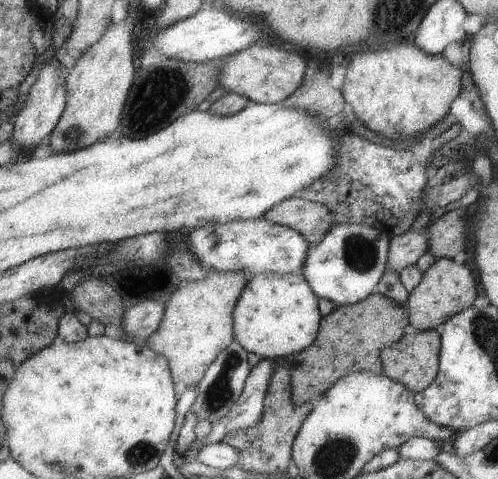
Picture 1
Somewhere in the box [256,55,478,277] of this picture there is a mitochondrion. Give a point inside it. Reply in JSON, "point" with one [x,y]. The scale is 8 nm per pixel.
{"point":[360,254]}

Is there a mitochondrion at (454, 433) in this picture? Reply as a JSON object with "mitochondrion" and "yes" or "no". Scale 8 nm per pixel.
{"mitochondrion":"no"}

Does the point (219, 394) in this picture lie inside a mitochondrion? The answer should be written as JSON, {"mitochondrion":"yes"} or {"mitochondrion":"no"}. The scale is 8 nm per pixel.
{"mitochondrion":"yes"}

